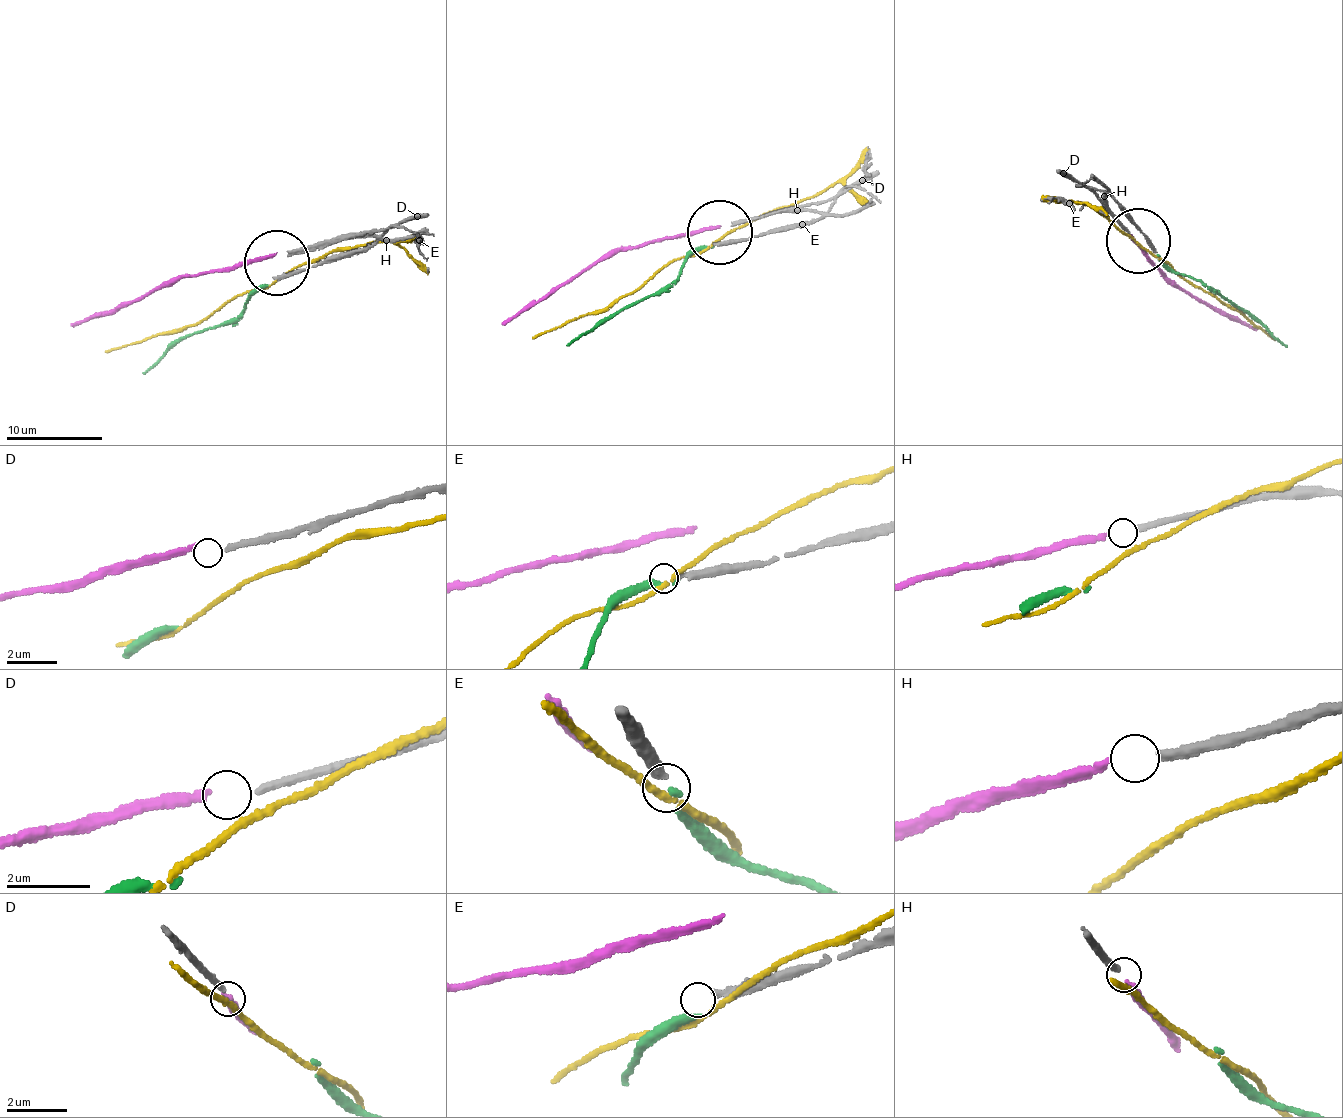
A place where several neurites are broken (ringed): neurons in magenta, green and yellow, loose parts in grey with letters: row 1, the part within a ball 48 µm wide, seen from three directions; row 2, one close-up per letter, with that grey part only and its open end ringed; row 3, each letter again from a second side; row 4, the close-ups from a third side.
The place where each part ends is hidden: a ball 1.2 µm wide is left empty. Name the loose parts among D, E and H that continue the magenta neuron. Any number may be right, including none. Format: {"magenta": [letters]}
{"magenta": ["H"]}

